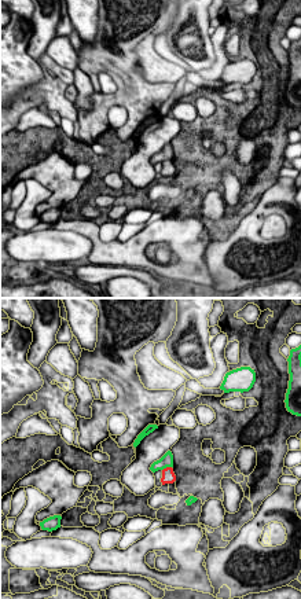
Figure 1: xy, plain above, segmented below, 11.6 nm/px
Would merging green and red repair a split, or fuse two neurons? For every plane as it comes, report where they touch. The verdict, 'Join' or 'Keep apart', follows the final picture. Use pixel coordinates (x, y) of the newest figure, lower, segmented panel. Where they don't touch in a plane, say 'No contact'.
Touches green at (166, 466)

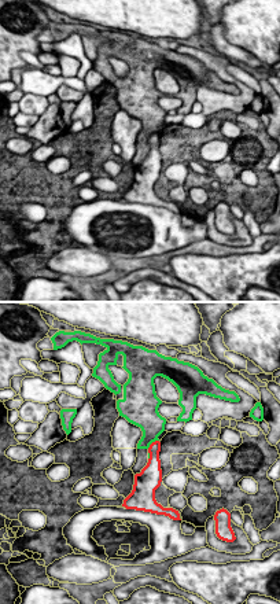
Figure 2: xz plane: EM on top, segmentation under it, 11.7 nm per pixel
Touches green at (153, 441)

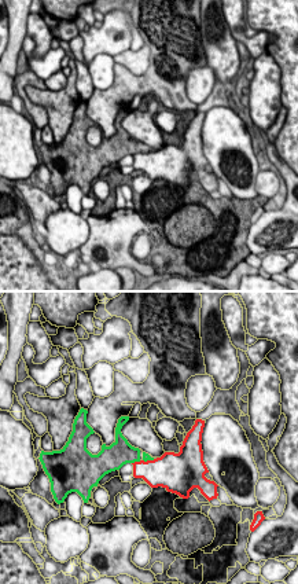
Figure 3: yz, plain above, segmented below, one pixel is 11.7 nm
Touches green at (136, 461)

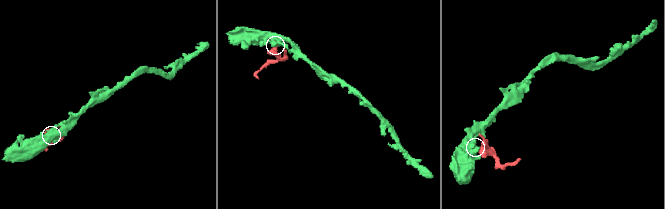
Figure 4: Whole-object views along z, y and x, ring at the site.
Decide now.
Keep apart

